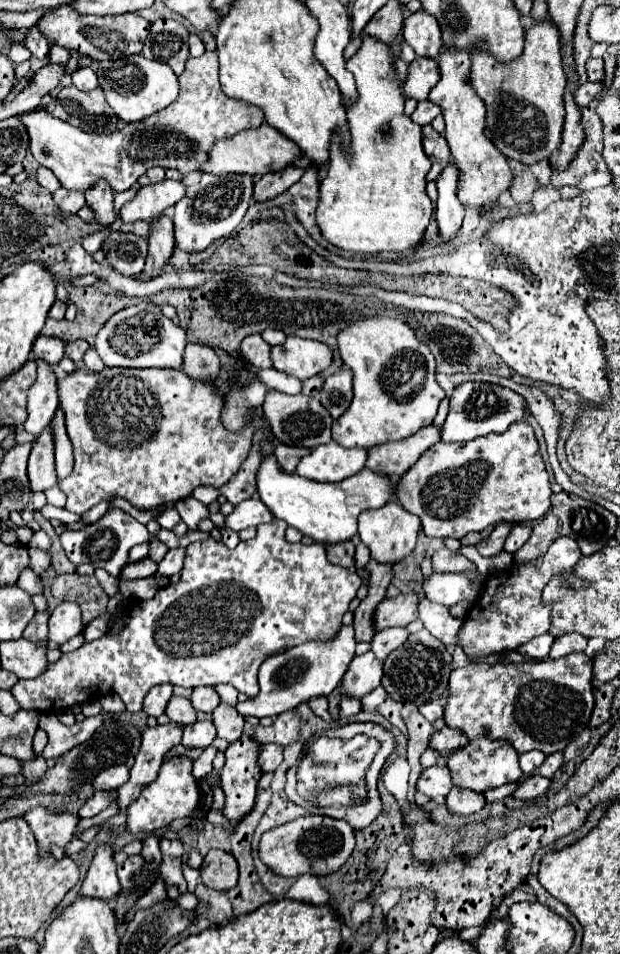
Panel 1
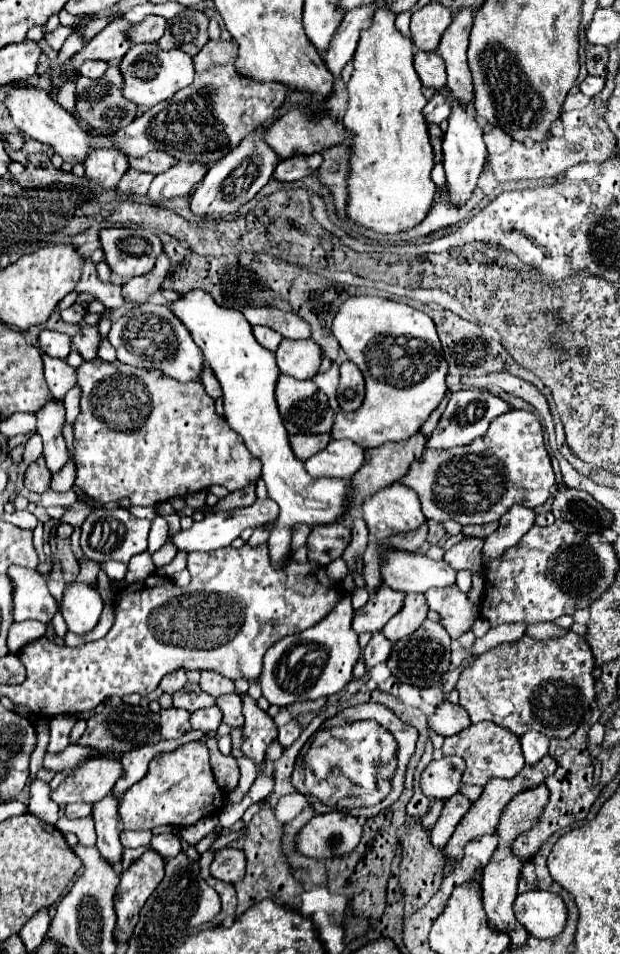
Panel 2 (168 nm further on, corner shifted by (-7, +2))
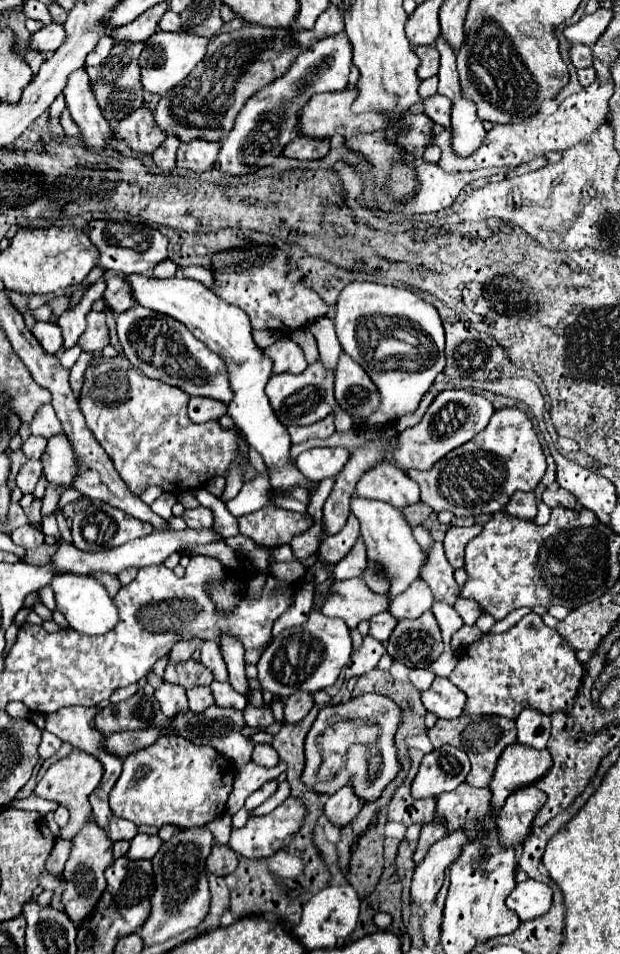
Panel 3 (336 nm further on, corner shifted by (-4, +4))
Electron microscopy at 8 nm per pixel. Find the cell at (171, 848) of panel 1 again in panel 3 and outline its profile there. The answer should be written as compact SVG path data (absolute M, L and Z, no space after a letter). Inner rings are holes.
M139 833L131 841L131 849L129 849L127 857L129 859L153 859L161 843L163 841L161 841L159 835L143 835L143 833Z

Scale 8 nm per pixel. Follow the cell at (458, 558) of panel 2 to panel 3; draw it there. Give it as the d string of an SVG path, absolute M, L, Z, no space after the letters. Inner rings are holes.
M473 525L473 527L451 527L445 535L445 557L451 563L451 567L459 569L463 567L463 553L465 553L465 545L477 537L481 533L481 525Z

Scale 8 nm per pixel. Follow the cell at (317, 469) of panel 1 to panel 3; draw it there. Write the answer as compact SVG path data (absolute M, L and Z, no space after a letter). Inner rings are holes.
M335 447L335 449L311 449L297 457L297 467L309 481L323 481L327 477L337 477L341 469L345 467L349 459L347 447Z

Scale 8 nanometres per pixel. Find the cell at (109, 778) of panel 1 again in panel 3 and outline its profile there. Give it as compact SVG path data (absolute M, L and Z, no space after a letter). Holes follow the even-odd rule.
M73 749L65 759L57 761L55 765L51 765L47 769L47 773L43 775L43 779L37 783L33 795L49 799L49 801L57 801L59 805L67 807L69 813L71 813L71 819L69 819L67 827L63 827L63 831L59 831L61 839L75 837L79 833L79 829L89 823L89 817L91 817L89 795L93 793L93 789L97 789L97 785L101 783L101 777L103 777L101 761L97 761L97 757L93 757L93 755L85 753L85 751Z

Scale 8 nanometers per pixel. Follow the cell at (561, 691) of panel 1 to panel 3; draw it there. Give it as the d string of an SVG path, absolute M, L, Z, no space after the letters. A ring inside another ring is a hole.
M535 613L525 615L515 627L497 635L483 635L473 645L459 651L459 663L455 671L449 675L449 681L457 685L465 695L467 703L465 715L499 715L507 719L517 719L521 709L537 709L539 713L569 713L575 705L575 697L583 679L583 663L577 659L571 645L551 627L543 623L543 619Z

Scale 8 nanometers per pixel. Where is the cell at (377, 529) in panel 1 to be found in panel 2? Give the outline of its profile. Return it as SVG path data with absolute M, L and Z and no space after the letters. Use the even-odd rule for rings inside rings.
M392 483L376 491L362 503L362 509L370 535L376 541L388 539L400 531L412 531L426 521L416 491L402 483Z

